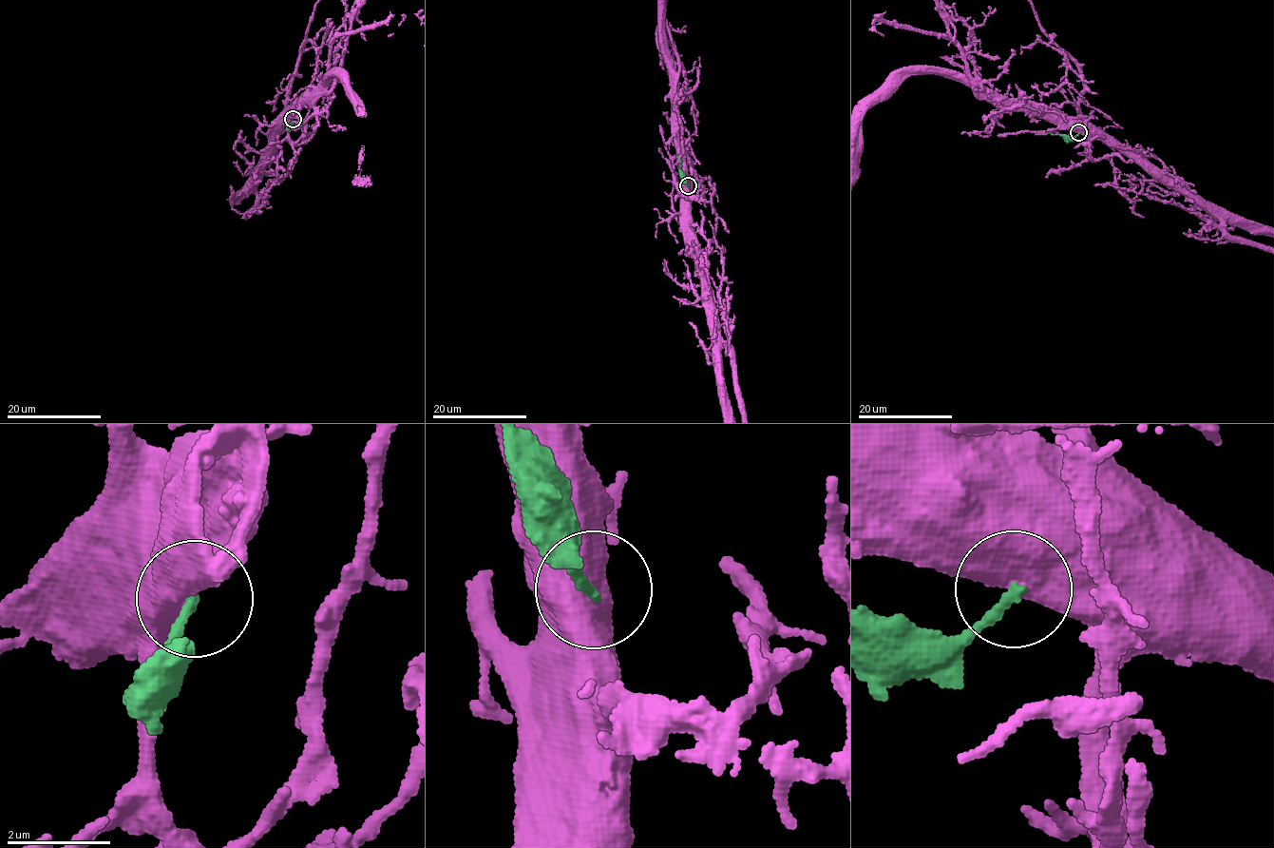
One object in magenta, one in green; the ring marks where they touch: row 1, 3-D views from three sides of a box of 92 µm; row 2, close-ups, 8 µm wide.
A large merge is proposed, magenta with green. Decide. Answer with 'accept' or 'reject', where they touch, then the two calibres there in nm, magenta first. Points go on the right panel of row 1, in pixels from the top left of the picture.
reject; at (1078, 132); 950 nm thick on the magenta side, 200 nm on the other

